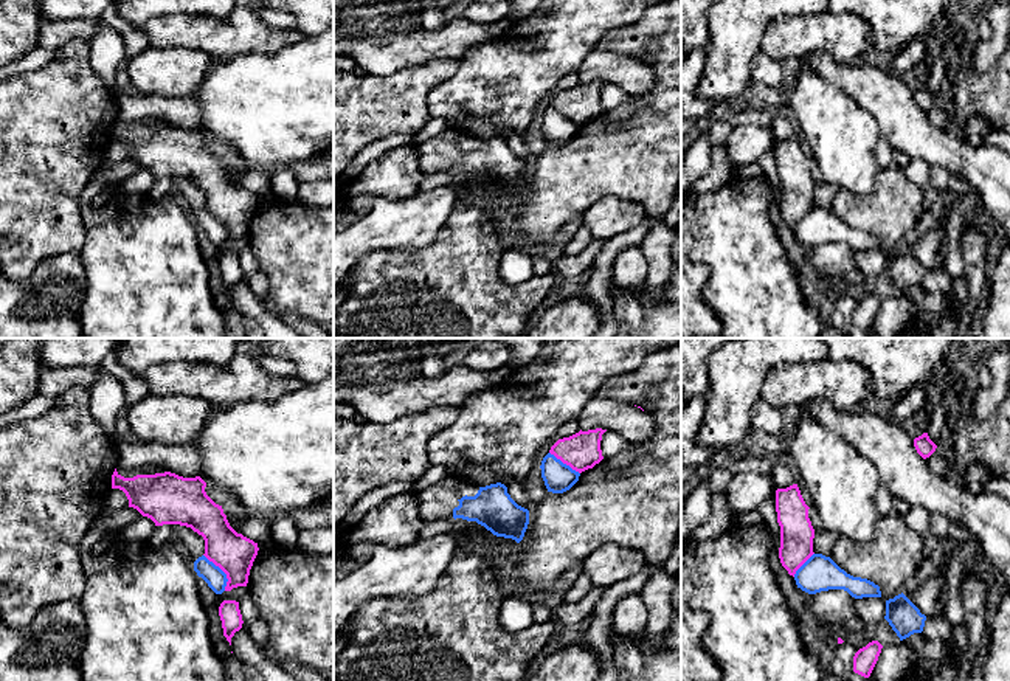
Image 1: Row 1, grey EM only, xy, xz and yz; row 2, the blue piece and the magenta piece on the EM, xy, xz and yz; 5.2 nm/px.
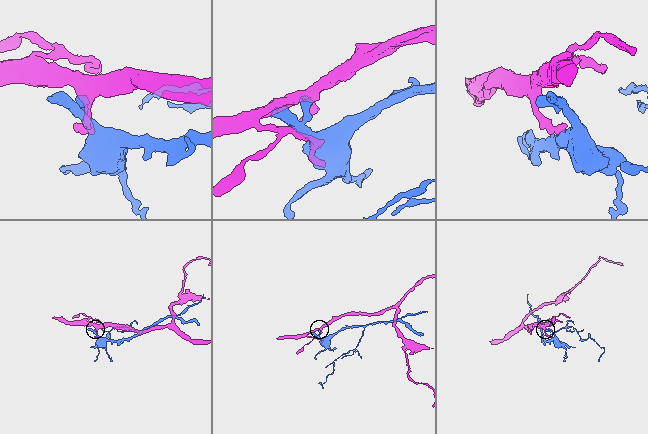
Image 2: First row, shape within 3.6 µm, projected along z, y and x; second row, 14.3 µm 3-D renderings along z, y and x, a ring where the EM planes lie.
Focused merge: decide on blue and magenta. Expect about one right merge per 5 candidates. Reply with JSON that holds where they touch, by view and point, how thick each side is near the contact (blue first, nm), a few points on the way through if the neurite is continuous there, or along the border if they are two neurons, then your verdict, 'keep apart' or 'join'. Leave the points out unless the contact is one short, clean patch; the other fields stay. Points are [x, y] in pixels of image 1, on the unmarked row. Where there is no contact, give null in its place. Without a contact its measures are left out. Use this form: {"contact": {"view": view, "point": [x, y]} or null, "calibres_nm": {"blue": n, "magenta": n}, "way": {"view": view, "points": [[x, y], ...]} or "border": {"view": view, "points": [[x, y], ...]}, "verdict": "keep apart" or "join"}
{"contact": {"view": "xy", "point": [222, 224]}, "calibres_nm": {"blue": 110, "magenta": 200}, "border": {"view": "xy", "points": [[204, 207], [225, 227], [225, 242]]}, "verdict": "keep apart"}

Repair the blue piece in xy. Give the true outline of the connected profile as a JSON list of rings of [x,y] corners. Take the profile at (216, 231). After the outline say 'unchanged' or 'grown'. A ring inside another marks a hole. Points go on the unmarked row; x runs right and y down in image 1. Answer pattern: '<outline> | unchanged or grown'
[[[205,208],[199,209],[194,214],[194,223],[208,236],[208,239],[216,247],[222,247],[225,244],[228,234],[227,226],[213,214],[209,214]]] | unchanged

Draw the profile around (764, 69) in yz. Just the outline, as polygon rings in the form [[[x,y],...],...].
[[[759,51],[751,62],[751,79],[765,84],[771,88],[780,90],[782,84],[780,62]]]

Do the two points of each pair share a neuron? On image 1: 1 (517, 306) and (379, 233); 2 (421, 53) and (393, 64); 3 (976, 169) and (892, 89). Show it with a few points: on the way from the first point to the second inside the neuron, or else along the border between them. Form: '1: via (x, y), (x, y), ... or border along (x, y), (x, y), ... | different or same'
1: border along (442, 228), (421, 248), (377, 252) | different
2: via (415, 53), (404, 53), (399, 58) | same
3: via (953, 152), (939, 148), (903, 112) | same

